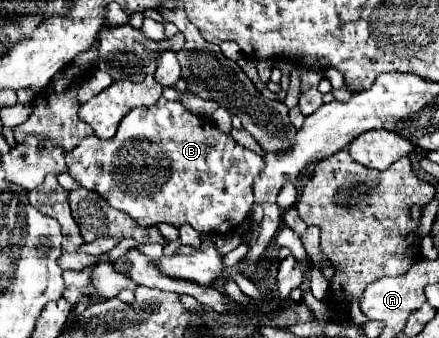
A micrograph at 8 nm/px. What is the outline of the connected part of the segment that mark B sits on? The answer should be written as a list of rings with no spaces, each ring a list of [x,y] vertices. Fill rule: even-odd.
[[[161,98],[155,106],[131,110],[131,112],[121,120],[119,130],[117,130],[117,134],[115,134],[111,140],[101,140],[101,138],[97,138],[97,136],[87,136],[87,138],[83,138],[81,144],[79,144],[75,150],[71,150],[71,152],[67,154],[67,166],[69,166],[69,174],[71,174],[81,186],[85,186],[87,190],[97,190],[113,208],[127,212],[127,214],[129,214],[139,226],[143,226],[143,228],[165,222],[165,224],[171,224],[171,226],[175,226],[175,228],[181,228],[183,224],[189,224],[189,226],[193,226],[193,228],[195,228],[197,232],[201,232],[201,234],[209,234],[209,232],[211,232],[211,234],[233,234],[233,232],[239,230],[239,226],[241,226],[241,224],[249,218],[249,214],[251,214],[251,208],[253,208],[253,180],[255,180],[255,176],[259,176],[259,172],[263,170],[263,156],[259,156],[259,154],[255,154],[253,150],[247,150],[247,148],[243,148],[241,144],[237,144],[237,142],[231,138],[231,134],[223,134],[223,132],[213,124],[213,120],[191,114],[181,102],[171,102],[171,100]]]

